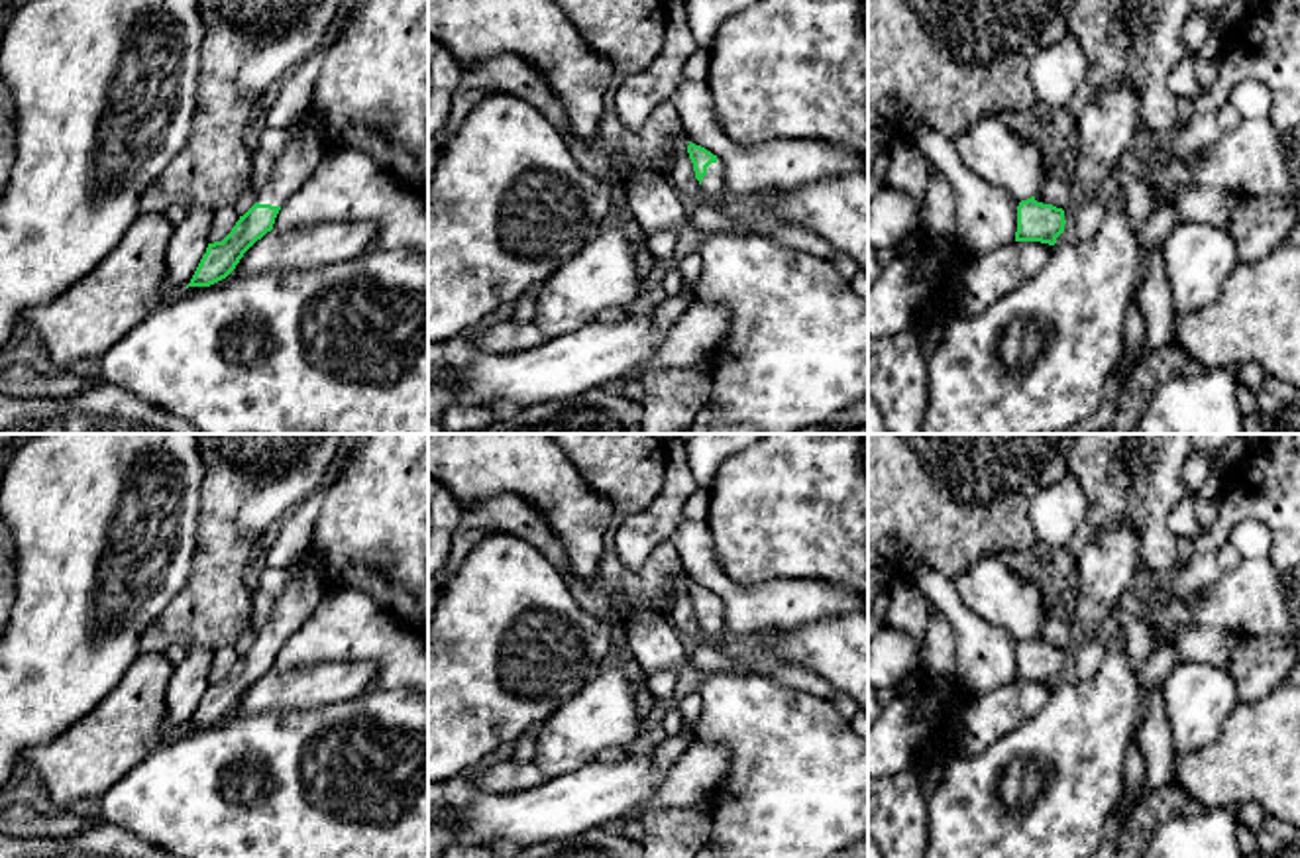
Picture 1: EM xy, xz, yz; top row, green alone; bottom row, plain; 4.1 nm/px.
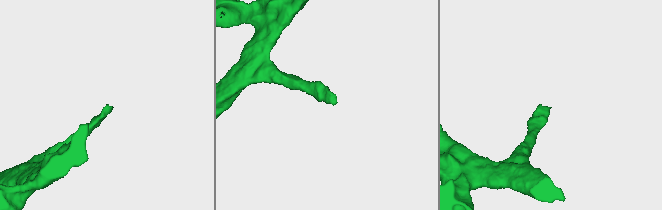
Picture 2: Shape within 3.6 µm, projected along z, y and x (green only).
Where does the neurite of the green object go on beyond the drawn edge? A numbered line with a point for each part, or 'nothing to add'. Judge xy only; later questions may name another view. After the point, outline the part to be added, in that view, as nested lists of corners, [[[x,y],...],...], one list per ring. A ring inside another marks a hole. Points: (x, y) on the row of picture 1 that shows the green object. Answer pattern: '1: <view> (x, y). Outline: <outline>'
1: xy (305, 150). Outline: [[[308,108],[291,126],[285,153],[275,161],[273,173],[257,192],[255,202],[283,206],[308,181],[324,155],[324,134]]]

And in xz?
1: xz (713, 185). Outline: [[[717,159],[707,167],[707,175],[701,181],[701,194],[705,200],[717,200],[725,192],[725,167]]]

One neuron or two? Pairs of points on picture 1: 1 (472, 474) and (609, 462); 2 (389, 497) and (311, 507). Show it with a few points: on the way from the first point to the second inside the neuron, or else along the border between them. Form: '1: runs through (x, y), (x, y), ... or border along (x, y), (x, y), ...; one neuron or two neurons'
1: border along (566, 454), (578, 472), (607, 497); two neurons
2: border along (326, 489), (309, 546); two neurons

